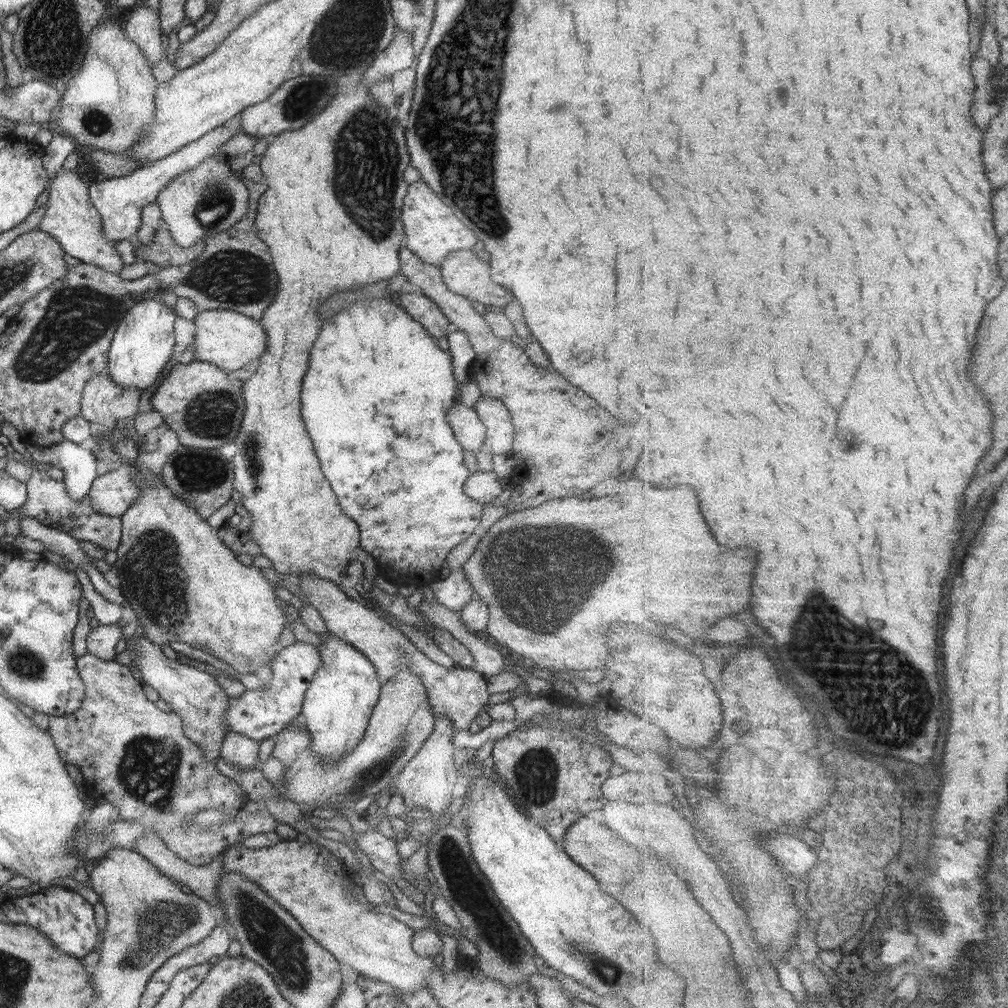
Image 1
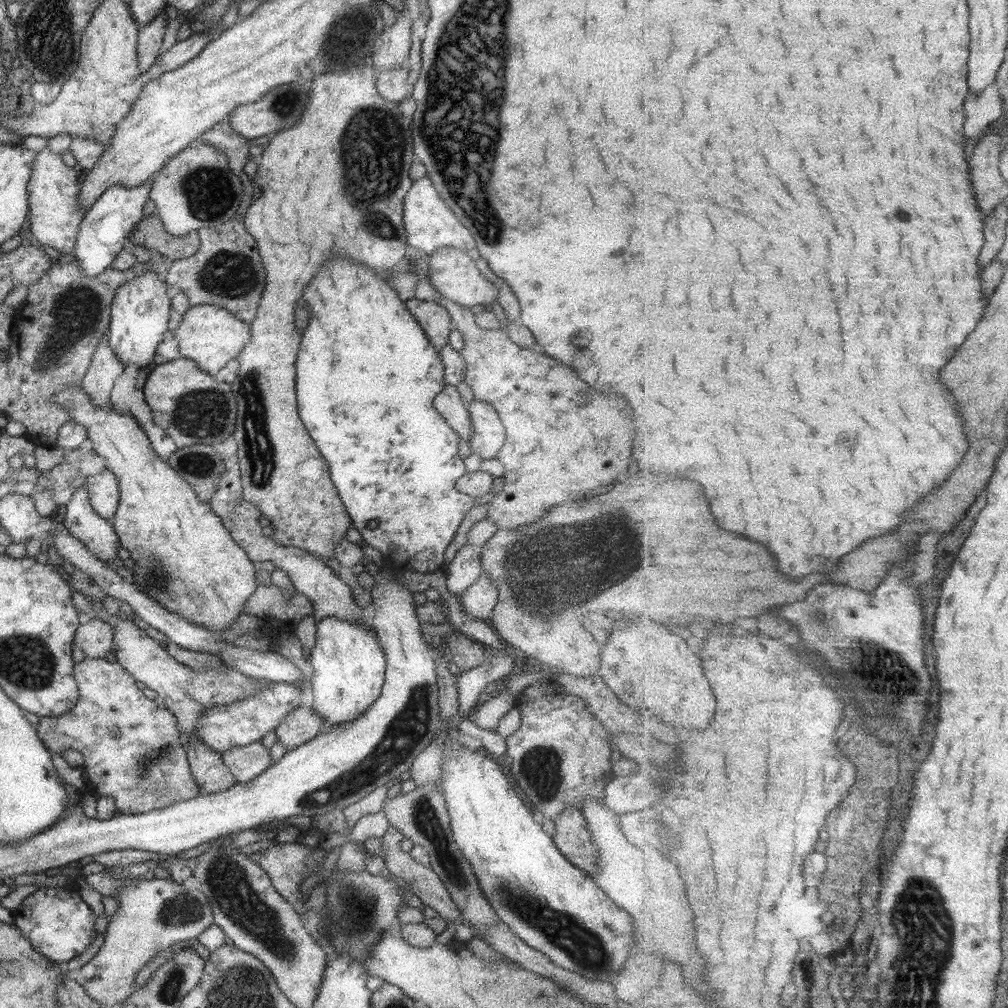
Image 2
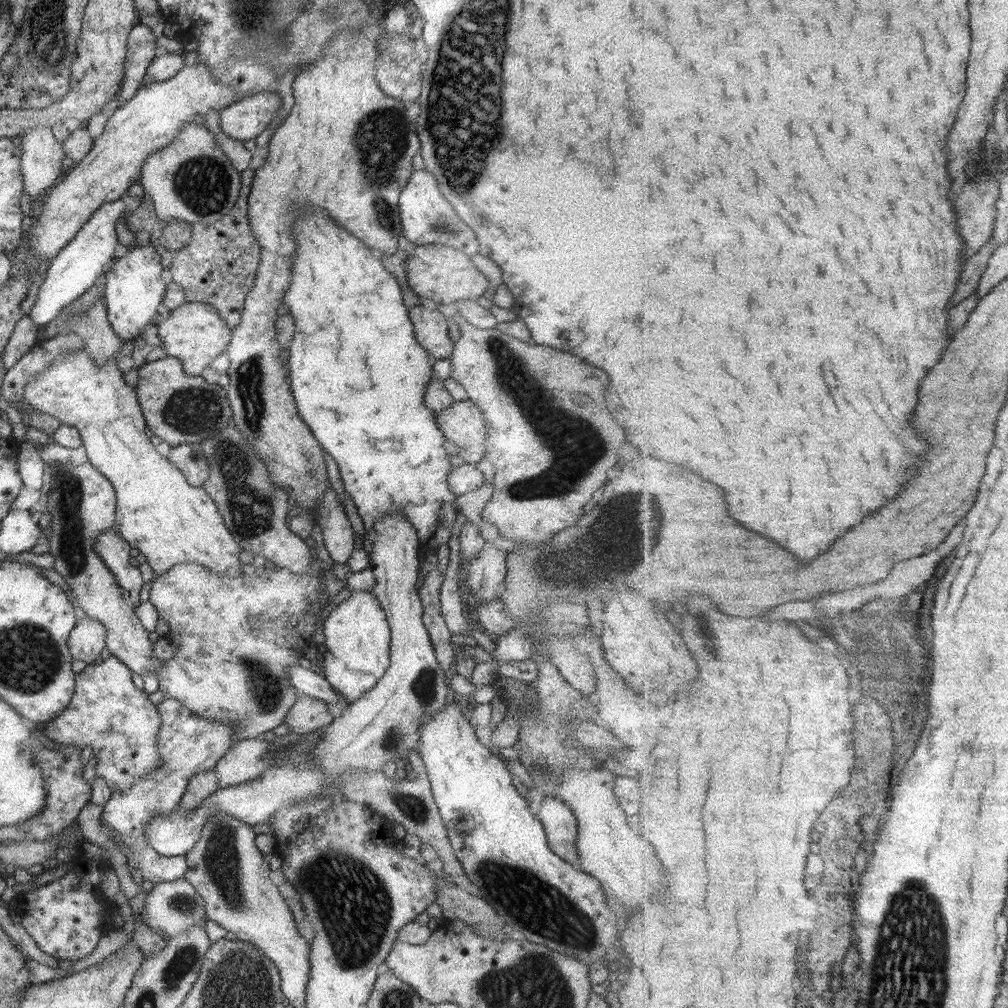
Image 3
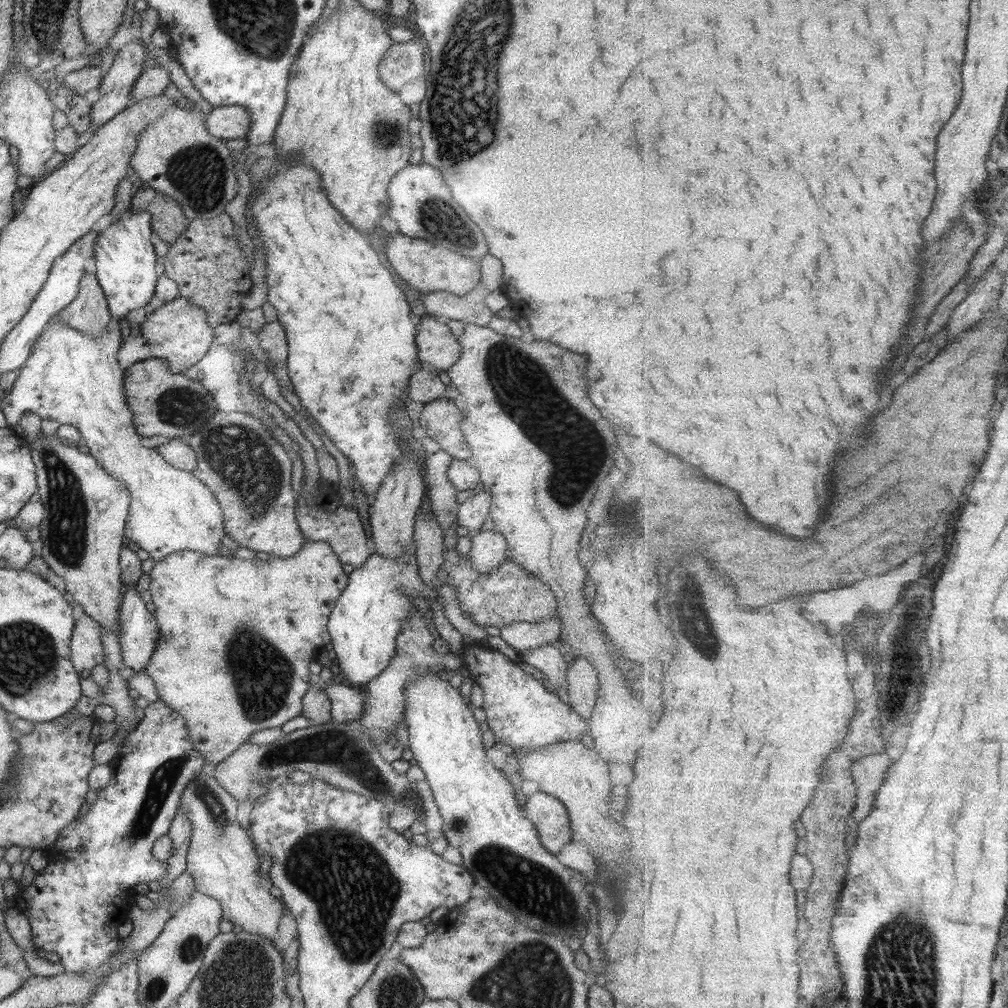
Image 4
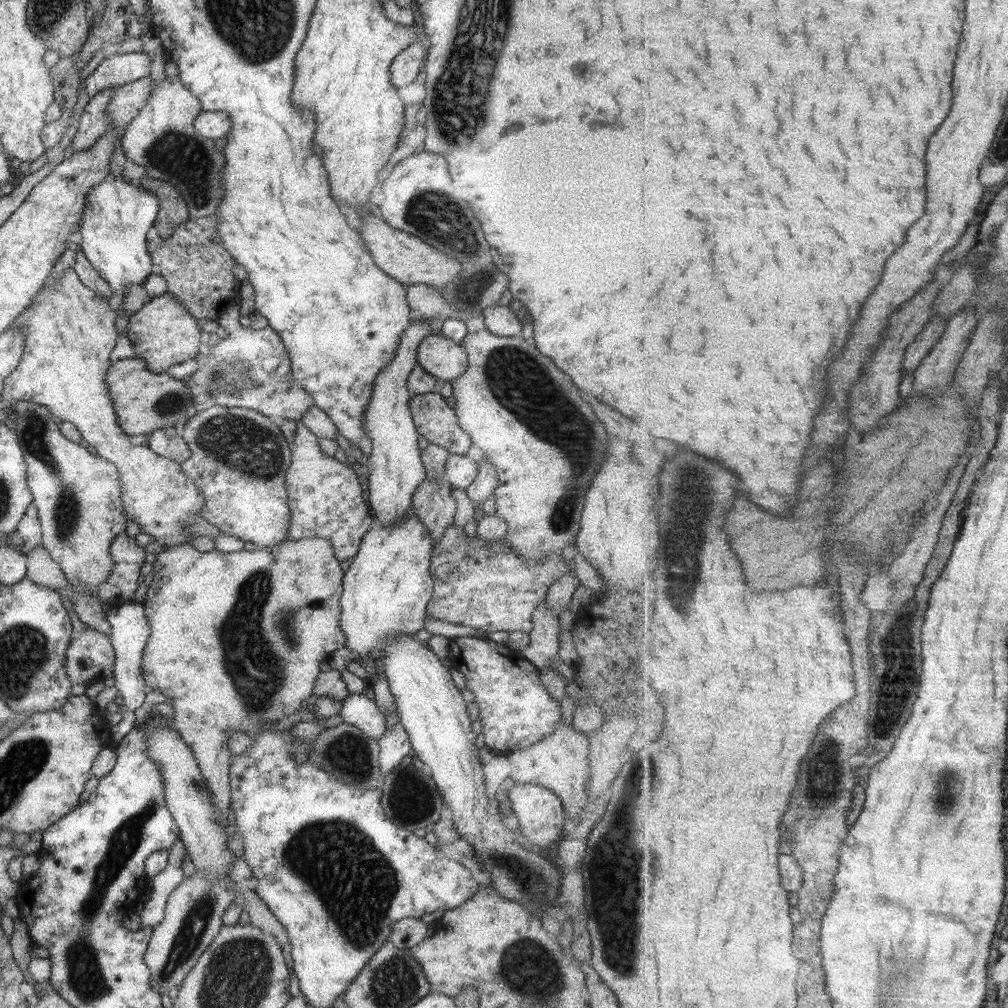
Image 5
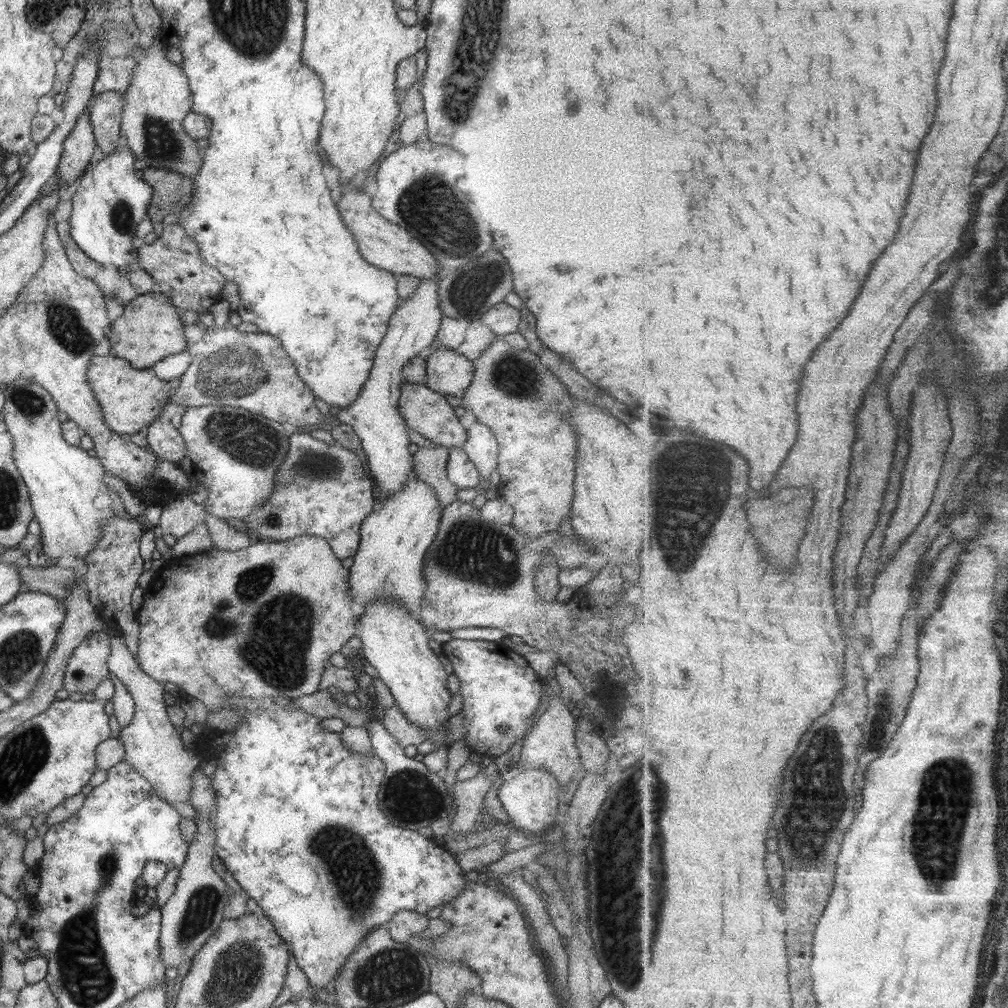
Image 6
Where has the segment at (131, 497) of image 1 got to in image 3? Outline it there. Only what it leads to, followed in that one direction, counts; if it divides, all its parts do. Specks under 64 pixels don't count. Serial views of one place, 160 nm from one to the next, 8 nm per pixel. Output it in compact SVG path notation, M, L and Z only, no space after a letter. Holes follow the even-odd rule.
M87 460L76 466L58 464L58 462L45 462L46 466L50 466L54 470L51 488L48 492L48 501L46 504L47 513L50 516L49 534L47 535L49 546L48 553L53 556L53 570L60 574L69 590L85 616L95 619L106 630L104 646L112 655L124 664L130 672L142 675L144 672L151 672L155 677L158 676L157 669L162 665L160 659L153 656L151 642L147 640L147 632L141 626L139 619L134 614L131 607L121 598L123 591L117 587L117 582L105 563L101 563L101 559L92 551L92 542L94 538L103 529L115 529L115 507L116 496L111 483L91 466Z

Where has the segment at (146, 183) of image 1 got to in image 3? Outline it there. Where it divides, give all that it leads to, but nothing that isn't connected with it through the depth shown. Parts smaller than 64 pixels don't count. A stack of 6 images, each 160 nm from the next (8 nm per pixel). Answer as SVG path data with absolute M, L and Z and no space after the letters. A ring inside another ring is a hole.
M124 196L104 202L75 236L47 262L42 272L43 283L38 289L37 299L27 314L39 328L57 317L63 305L69 304L70 300L77 298L84 290L102 280L105 267L114 259L113 250L118 242L115 236L115 223L121 217L127 217L129 210Z

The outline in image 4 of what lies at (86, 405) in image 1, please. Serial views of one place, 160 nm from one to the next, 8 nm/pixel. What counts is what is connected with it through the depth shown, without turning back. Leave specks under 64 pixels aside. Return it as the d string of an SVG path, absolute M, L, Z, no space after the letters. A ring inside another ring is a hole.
M84 273L78 284L77 296L56 317L58 322L88 337L100 336L106 330L112 318L95 275Z

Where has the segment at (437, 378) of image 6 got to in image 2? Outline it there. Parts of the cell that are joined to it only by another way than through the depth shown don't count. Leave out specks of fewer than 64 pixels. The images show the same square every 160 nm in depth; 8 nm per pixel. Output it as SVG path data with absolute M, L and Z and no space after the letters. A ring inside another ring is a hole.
M415 298L406 300L404 305L423 329L431 346L439 350L448 344L448 334L451 331L452 322L450 314L441 305Z

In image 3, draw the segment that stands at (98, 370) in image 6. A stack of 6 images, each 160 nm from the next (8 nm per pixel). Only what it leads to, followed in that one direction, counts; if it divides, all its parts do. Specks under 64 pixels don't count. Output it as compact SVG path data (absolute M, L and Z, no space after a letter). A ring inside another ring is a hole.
M164 356L154 362L142 365L138 370L134 391L146 424L147 432L161 438L168 445L192 444L196 446L202 440L215 436L230 422L232 416L226 392L215 383L207 382L201 376L189 376L181 370L181 362L173 357Z

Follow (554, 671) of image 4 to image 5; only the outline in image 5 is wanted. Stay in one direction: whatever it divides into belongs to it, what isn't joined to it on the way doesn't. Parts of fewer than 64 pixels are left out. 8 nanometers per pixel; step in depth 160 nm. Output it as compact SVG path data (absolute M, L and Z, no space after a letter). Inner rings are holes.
M545 600L532 612L532 630L529 642L519 655L538 669L548 667L561 670L558 664L558 635L560 625L557 616L546 610Z

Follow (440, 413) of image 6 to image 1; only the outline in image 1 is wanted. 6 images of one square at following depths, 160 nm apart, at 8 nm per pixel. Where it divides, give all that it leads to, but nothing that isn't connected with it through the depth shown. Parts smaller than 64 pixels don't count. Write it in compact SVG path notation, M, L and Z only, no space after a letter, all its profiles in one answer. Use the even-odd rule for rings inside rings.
M480 395L472 409L486 428L483 449L491 454L509 454L515 431L507 407L496 398Z

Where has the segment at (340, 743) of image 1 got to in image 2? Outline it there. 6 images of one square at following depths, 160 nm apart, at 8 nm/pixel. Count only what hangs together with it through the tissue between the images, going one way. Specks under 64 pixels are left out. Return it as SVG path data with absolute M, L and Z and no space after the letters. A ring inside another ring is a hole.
M332 616L316 621L315 646L309 651L305 651L307 667L312 668L312 674L307 684L310 684L312 688L311 711L317 717L322 718L327 726L336 726L336 724L344 722L351 723L369 709L371 704L375 703L384 681L385 659L380 648L371 626L368 627L362 623L347 623L346 620L339 620Z

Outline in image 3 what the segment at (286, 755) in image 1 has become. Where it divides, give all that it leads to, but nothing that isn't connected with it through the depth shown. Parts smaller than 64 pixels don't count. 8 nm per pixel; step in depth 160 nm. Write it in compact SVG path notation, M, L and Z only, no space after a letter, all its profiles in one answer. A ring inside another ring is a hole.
M296 689L294 693L295 702L283 718L288 732L309 734L321 730L333 720L323 702L307 697L303 692Z

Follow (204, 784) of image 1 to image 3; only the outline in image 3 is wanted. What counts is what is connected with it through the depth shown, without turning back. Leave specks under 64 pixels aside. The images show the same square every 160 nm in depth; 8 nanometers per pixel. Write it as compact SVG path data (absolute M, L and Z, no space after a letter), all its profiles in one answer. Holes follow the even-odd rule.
M111 653L106 660L87 664L82 671L74 675L74 694L69 705L59 716L40 725L39 731L58 745L70 744L79 749L89 746L91 755L97 758L94 765L96 776L113 791L127 790L132 784L139 782L142 776L160 767L156 736L161 723L157 708L149 702L147 694L131 682L130 670Z

